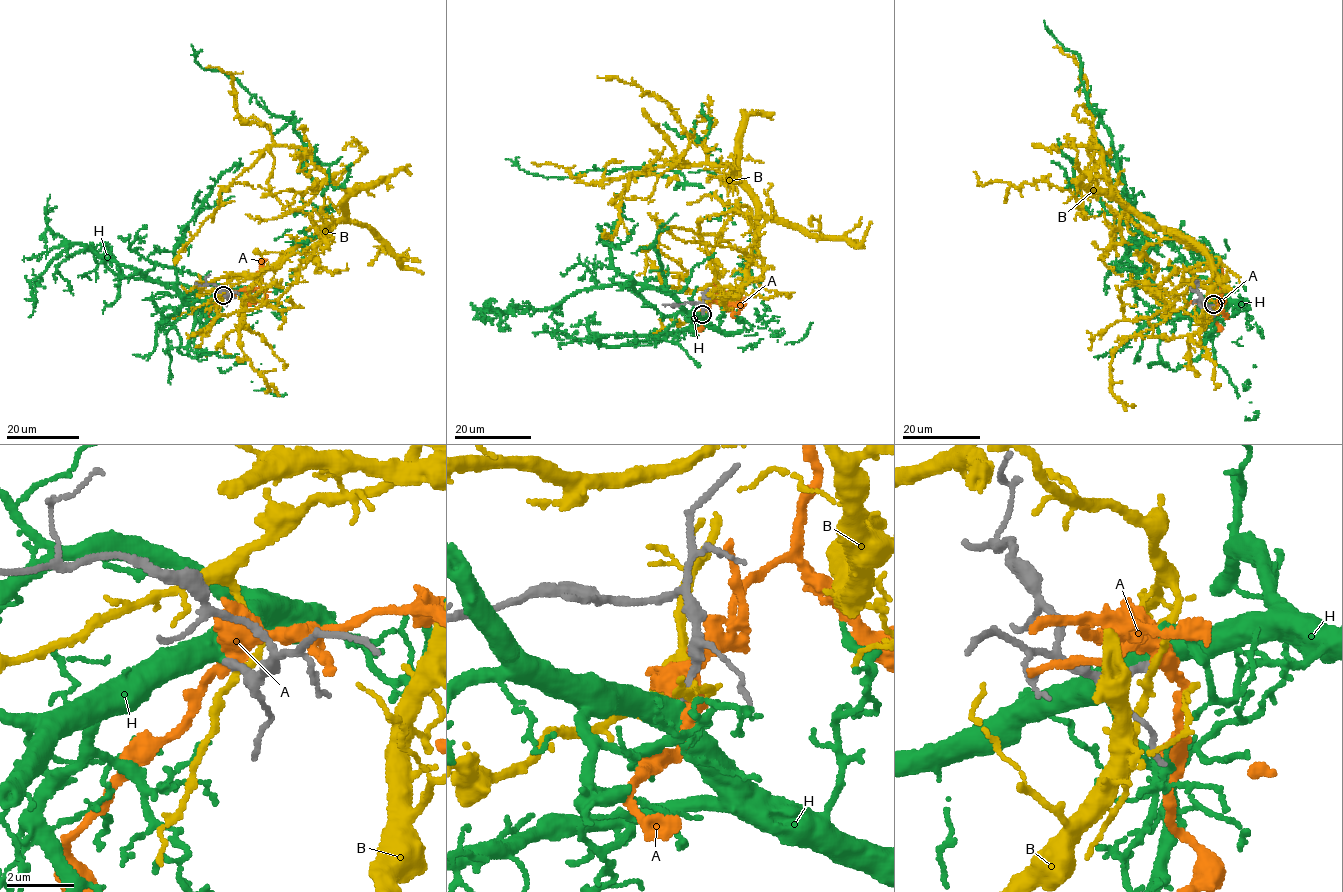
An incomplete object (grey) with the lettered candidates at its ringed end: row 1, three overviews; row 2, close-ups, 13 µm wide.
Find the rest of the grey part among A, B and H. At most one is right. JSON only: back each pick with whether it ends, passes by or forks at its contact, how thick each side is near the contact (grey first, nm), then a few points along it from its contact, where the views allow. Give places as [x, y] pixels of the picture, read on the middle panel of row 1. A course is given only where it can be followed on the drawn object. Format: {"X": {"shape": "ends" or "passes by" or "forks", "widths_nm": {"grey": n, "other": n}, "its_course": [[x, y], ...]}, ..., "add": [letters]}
{"H": {"shape": "passes by", "widths_nm": {"grey": 240, "other": 460}, "its_course": [[702, 314], [737, 332], [767, 307], [744, 283], [742, 214], [720, 196], [651, 170], [537, 176], [505, 158]]}, "add": ["H"]}

